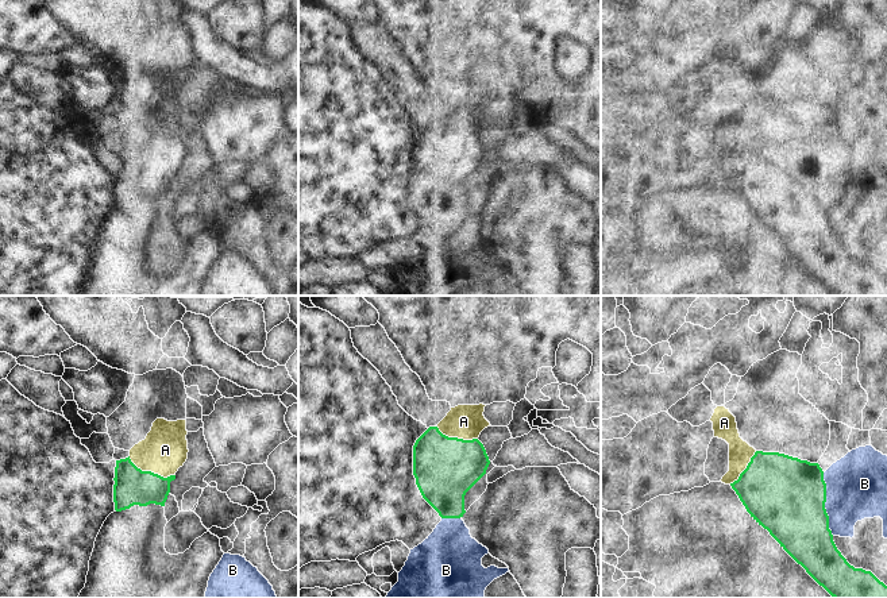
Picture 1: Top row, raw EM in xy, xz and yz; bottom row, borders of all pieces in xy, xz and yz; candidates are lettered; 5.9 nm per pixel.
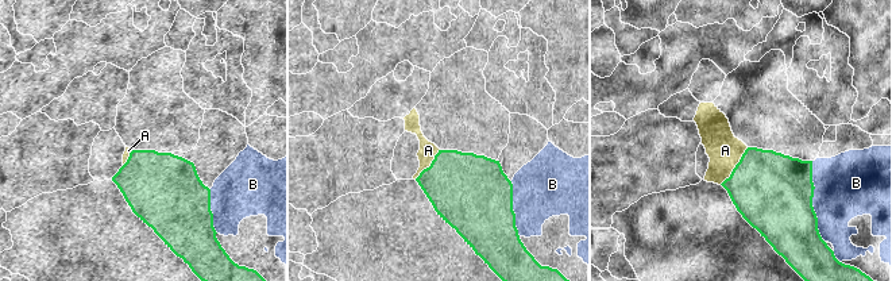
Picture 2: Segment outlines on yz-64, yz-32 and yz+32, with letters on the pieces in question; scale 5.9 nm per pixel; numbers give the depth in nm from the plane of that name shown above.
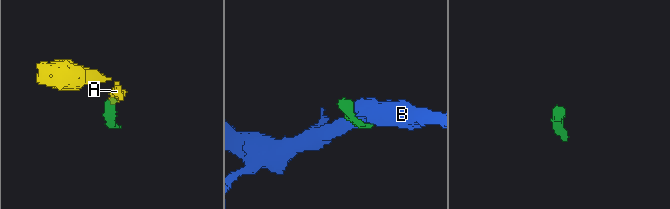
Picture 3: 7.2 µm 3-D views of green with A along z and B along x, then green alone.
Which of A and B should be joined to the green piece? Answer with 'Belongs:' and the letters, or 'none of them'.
Belongs: A

